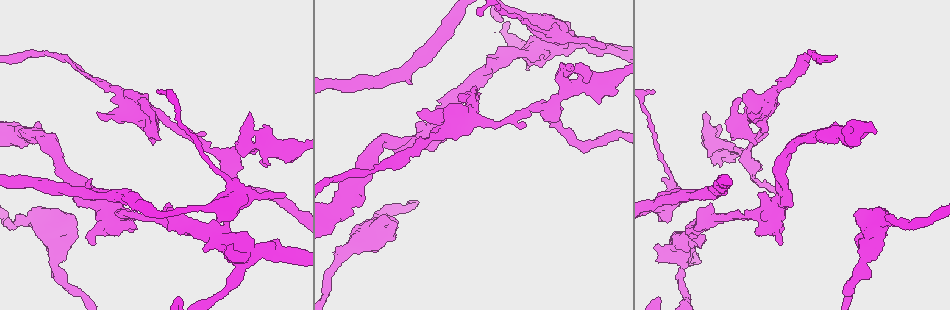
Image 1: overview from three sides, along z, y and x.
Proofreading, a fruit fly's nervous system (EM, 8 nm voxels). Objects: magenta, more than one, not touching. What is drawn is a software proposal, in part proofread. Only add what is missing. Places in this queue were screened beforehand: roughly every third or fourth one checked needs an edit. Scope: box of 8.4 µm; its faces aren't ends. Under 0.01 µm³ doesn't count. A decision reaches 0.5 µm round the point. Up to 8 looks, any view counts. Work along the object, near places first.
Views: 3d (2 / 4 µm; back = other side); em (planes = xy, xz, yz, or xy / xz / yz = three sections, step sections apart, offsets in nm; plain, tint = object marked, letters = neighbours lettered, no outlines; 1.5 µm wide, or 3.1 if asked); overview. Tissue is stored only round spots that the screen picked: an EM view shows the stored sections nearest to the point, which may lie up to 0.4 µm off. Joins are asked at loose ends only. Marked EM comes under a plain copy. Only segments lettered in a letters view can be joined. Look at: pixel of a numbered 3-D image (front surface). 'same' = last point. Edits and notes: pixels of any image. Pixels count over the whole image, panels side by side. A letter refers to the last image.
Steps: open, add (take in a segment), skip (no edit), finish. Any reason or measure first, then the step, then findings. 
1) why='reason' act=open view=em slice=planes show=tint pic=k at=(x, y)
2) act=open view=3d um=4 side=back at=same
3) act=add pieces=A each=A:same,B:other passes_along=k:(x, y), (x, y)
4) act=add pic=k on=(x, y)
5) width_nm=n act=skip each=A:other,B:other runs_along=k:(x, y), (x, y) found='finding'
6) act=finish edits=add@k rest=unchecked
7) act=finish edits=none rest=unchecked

why='an open end' act=open view=3d um=4 pic=1 at=(212, 221)

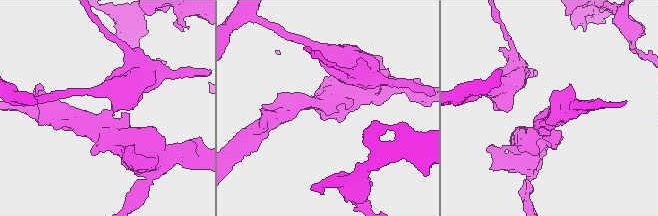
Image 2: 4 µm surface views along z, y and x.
act=open view=em slice=planes show=letters pic=2 at=(110, 110)

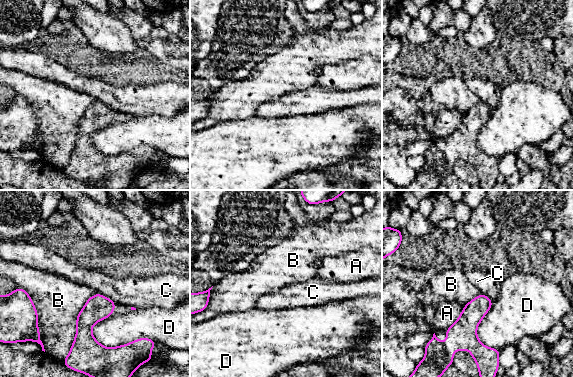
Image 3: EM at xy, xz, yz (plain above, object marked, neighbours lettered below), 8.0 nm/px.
width_nm=180 act=skip each=A:other,B:other,C:other,D:other border=3:(98, 292), (116, 303) found='no lettered segment goes on from it'

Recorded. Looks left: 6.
why='free end' act=open view=em slice=planes show=letters pic=1 at=(601, 49)

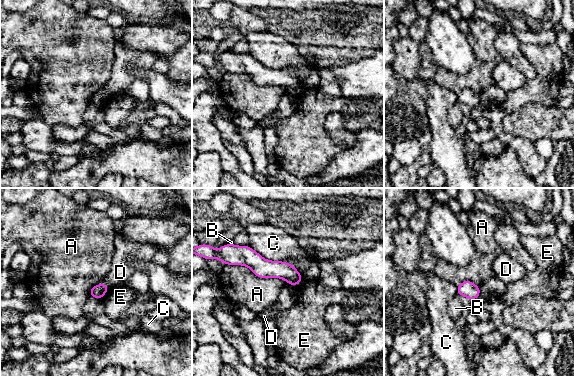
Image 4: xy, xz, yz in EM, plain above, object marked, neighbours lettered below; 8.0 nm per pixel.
width_nm=110 act=skip each=A:other,B:other,C:other,D:other,E:other border=4:(226, 264), (289, 284) found='none of them fits'

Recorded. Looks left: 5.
why='an open end' act=open view=3d um=4 pic=1 at=(91, 240)

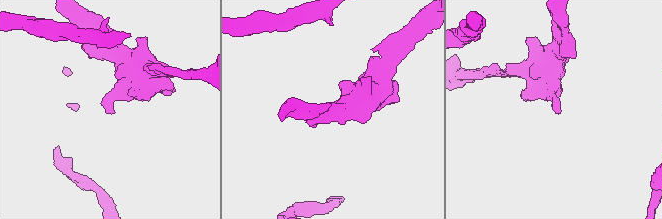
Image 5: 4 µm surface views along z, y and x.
why='shape alone is not enough' act=open view=em slice=xz step=4 show=letters pic=5 at=(114, 111)

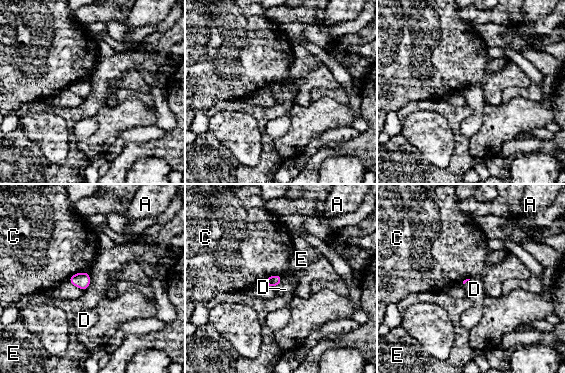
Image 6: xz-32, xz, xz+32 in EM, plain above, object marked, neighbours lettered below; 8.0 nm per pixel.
why='cut it another way' act=open view=em slice=planes show=letters at=same

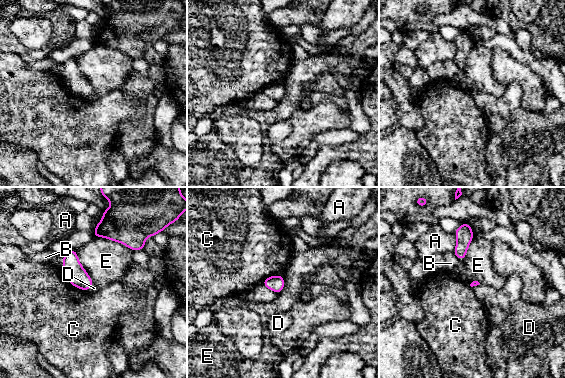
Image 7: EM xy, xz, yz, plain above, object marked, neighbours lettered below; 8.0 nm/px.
act=skip each=A:other,B:other,C:other,D:other,E:other border=7:(94, 237), (115, 240), (133, 250) found='no lettered segment goes on from it'

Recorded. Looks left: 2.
act=finish edits=none rest=unchecked

